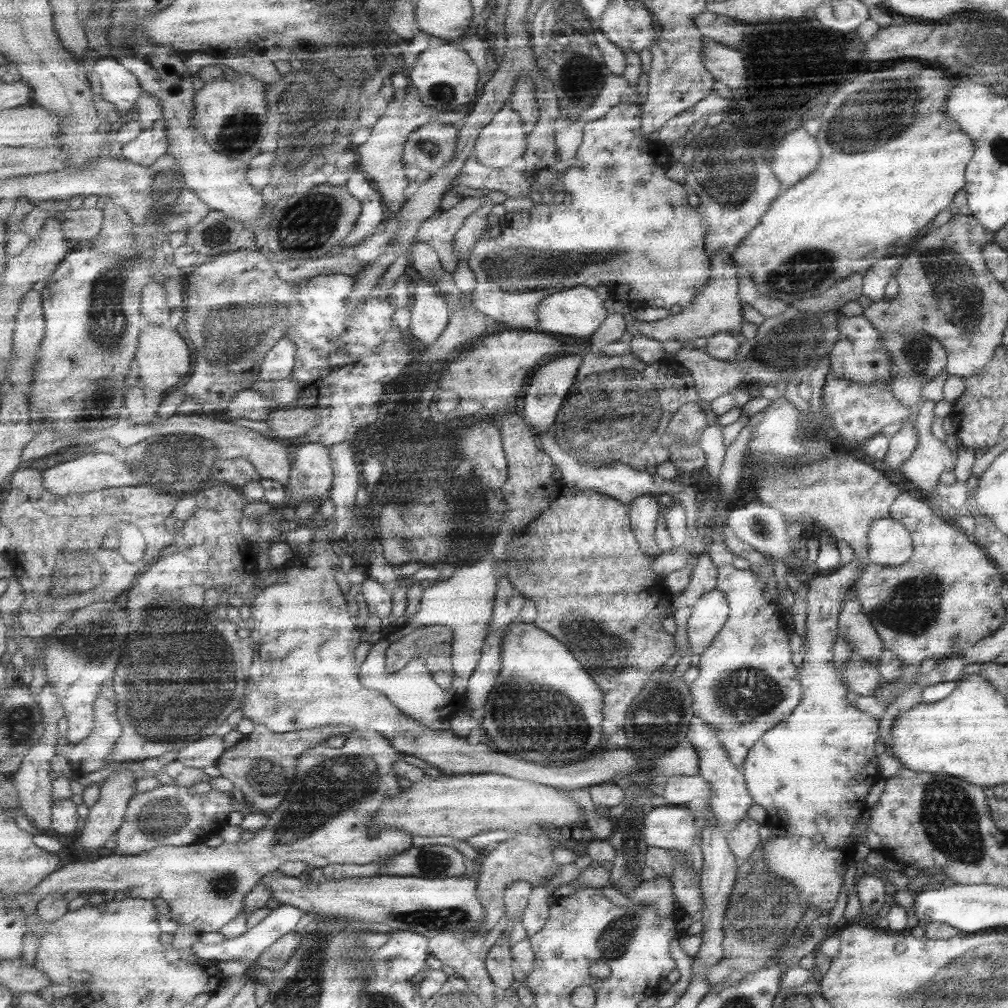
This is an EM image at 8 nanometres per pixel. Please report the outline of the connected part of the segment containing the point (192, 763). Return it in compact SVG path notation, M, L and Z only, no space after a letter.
M209 736L205 740L193 742L187 748L183 748L179 752L179 762L187 764L189 768L207 768L207 766L215 766L217 760L227 752L229 748L225 746L221 736Z

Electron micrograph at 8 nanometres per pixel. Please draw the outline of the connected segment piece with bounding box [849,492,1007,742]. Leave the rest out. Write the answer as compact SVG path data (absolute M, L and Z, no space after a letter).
M901 492L889 508L889 518L907 528L913 546L911 558L895 568L867 562L855 586L849 590L849 596L855 596L863 614L877 630L885 650L891 650L903 668L901 676L889 682L899 694L879 720L879 738L883 742L889 740L897 714L921 704L923 688L913 682L921 662L927 658L939 662L957 652L967 652L979 640L995 634L1005 624L1003 616L1007 614L999 598L1003 576L997 566L989 560L985 550L969 540L967 534L959 532L949 518L939 516L927 498L921 500L909 492Z

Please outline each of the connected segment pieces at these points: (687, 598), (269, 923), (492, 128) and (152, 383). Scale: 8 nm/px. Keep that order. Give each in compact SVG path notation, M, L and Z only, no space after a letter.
M701 554L701 556L697 556L697 560L699 562L691 574L687 588L681 594L675 594L675 598L673 598L673 612L677 608L687 608L687 606L693 608L703 596L717 590L721 568L711 560L709 554Z
M279 906L277 910L273 910L261 924L257 924L255 928L247 930L243 936L237 936L237 938L231 938L231 940L223 940L223 944L195 944L193 946L193 952L197 952L201 958L205 960L213 960L213 962L229 962L229 960L239 960L243 962L247 968L255 966L259 956L265 954L265 950L269 950L269 946L273 946L273 942L277 942L279 938L291 934L297 926L297 922L301 920L305 912L297 906Z
M509 104L493 118L493 122L489 126L483 128L479 140L477 140L477 160L483 166L493 166L493 168L509 168L509 166L517 166L517 160L523 158L529 150L529 132L525 130L525 120L523 116L511 108Z
M147 322L141 332L141 346L139 346L137 360L135 360L135 370L139 374L139 382L145 384L149 390L167 394L165 390L177 386L189 374L191 350L187 352L187 344L189 342L185 342L179 336L179 330L173 330L169 326L151 326Z

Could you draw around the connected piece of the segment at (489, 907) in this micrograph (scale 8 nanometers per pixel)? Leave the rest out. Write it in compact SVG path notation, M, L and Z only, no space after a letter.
M521 832L521 834L515 834L513 838L507 838L505 842L497 844L495 848L489 848L483 854L485 860L479 860L479 862L483 862L481 864L483 870L481 870L481 876L479 876L477 892L479 892L479 898L485 906L485 924L477 932L479 940L483 940L495 928L495 924L499 924L499 920L507 914L505 894L507 894L509 886L513 886L515 882L531 882L535 888L547 886L551 876L561 866L555 860L555 850L557 850L557 844L553 844L551 838L545 838L543 834L535 836L535 834L529 834L529 832Z

